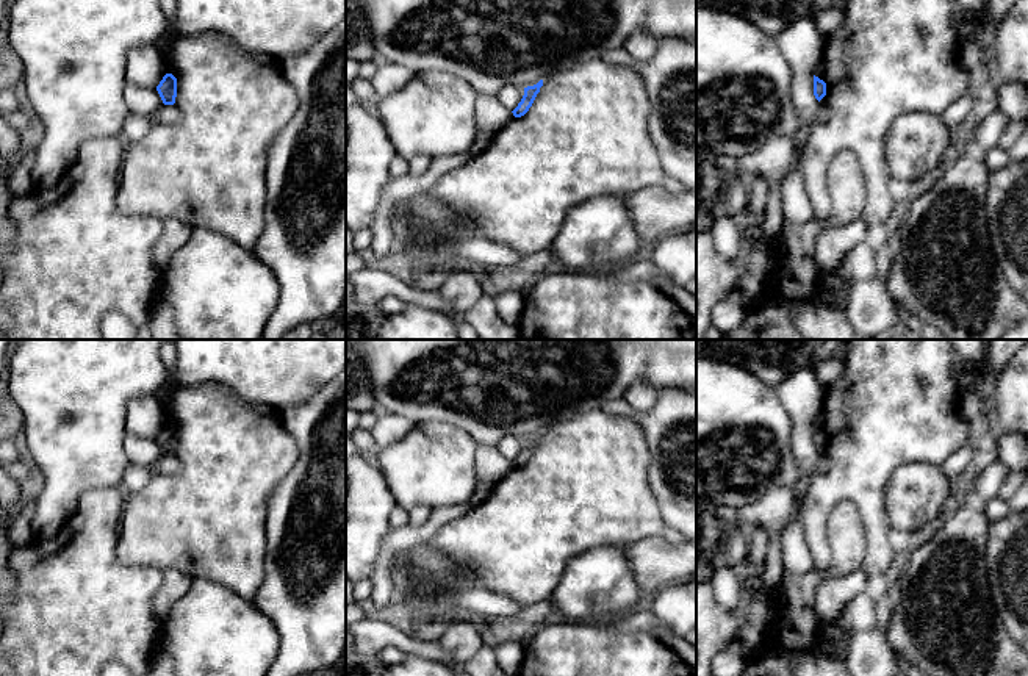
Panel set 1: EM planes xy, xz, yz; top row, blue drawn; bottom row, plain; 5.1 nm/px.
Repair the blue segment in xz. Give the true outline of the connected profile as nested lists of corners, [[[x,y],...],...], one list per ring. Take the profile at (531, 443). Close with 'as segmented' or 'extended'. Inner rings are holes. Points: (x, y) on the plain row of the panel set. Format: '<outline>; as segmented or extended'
[[[540,430],[537,435],[534,437],[527,437],[524,438],[524,446],[521,449],[521,452],[518,454],[518,457],[512,462],[515,468],[521,468],[524,466],[529,458],[532,457],[537,444],[540,443],[540,438],[543,437],[543,430]]]; as segmented

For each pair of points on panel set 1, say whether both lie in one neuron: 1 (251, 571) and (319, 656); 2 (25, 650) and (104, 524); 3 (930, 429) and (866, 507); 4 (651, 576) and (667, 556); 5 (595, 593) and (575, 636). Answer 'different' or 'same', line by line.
1: different
2: same
3: same
4: same
5: different

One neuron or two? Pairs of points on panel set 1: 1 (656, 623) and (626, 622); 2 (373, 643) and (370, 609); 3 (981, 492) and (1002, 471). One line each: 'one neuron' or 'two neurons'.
1: one neuron
2: two neurons
3: one neuron

